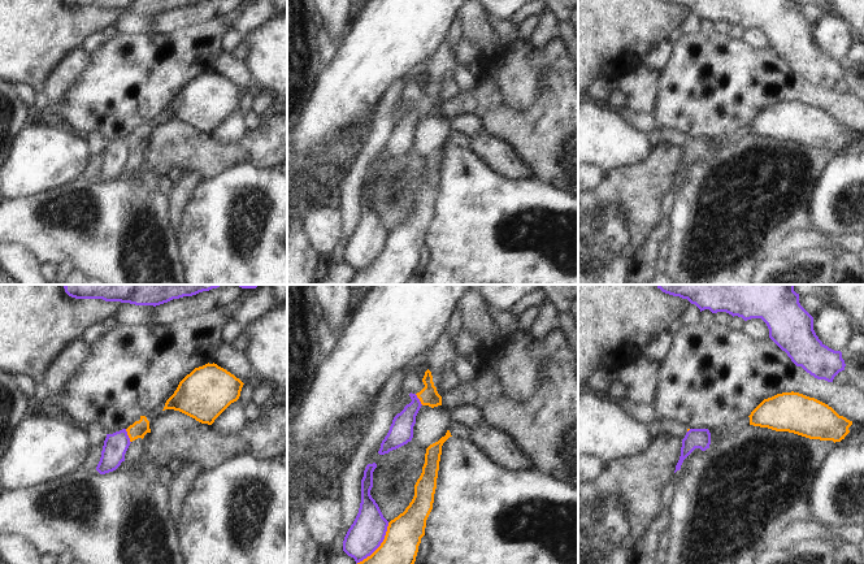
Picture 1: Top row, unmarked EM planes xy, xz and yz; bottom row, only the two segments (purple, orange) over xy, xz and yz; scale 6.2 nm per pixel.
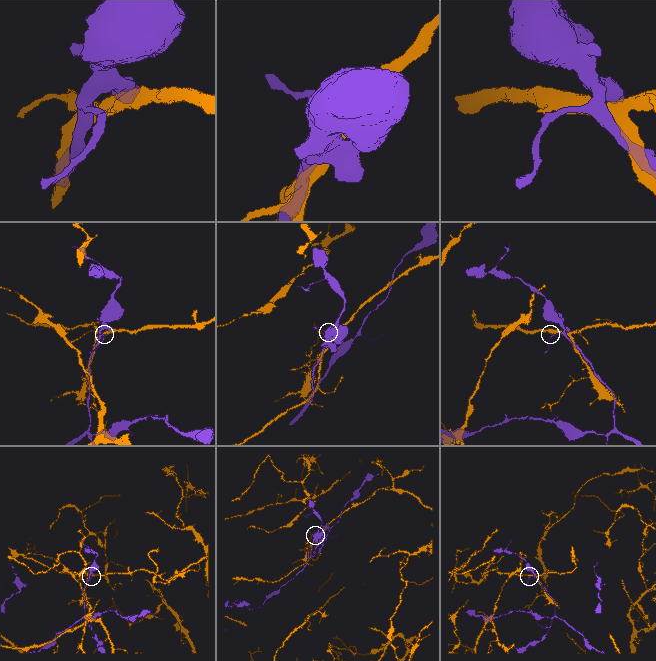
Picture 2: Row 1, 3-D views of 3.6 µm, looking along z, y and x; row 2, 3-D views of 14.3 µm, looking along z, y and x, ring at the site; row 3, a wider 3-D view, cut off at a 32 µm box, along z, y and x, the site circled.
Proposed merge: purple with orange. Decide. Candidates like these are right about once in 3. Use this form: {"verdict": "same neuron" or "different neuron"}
{"verdict": "different neuron"}

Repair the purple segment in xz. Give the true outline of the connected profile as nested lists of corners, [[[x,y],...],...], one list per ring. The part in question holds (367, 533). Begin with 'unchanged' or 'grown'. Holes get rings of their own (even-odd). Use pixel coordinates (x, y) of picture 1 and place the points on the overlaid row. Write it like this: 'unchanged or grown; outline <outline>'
unchanged; outline [[[373,463],[368,464],[364,470],[359,513],[343,541],[343,551],[353,558],[356,564],[370,556],[381,546],[388,526],[388,521],[370,495],[375,468],[377,464]]]

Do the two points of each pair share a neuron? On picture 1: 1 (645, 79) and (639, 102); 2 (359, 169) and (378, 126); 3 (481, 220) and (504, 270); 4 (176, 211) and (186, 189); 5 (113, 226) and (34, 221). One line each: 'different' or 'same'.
1: same
2: same
3: same
4: same
5: same

